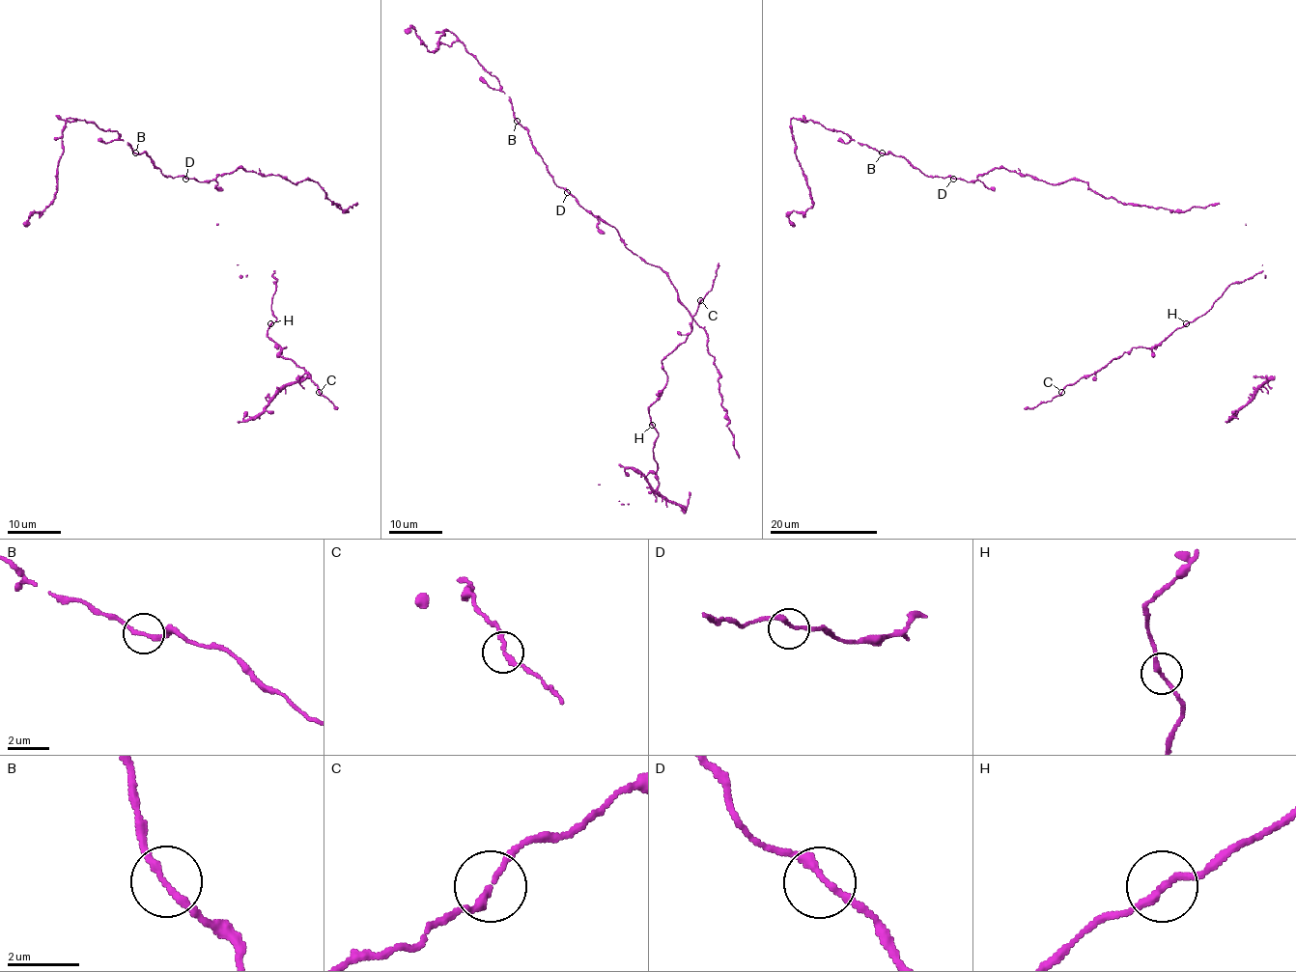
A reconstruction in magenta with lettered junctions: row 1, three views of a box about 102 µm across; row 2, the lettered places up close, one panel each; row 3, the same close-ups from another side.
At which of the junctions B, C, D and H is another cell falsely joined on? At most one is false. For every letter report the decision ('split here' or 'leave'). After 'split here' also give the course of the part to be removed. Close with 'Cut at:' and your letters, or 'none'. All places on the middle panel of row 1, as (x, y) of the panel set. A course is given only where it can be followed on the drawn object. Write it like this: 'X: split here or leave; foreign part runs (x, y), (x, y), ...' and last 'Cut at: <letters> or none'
B: leave
C: leave
D: leave
H: leave
Cut at: none

